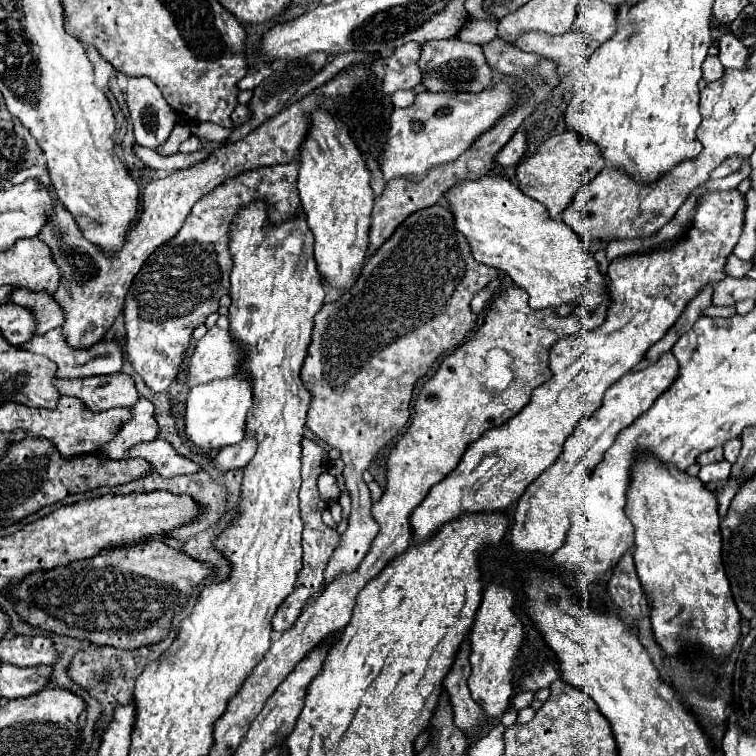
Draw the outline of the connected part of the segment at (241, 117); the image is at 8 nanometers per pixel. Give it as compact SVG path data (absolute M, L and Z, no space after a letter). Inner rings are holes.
M238 104L235 110L233 111L231 118L234 123L234 127L242 125L242 123L248 122L248 119L251 117L251 112L247 105Z

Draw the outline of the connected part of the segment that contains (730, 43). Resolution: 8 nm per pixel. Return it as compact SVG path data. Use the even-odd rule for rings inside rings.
M724 33L720 37L718 45L712 43L710 49L708 49L708 53L711 56L718 55L720 61L722 61L722 65L730 67L730 69L742 69L744 63L746 63L746 59L748 59L748 55L750 55L750 51L732 33ZM718 49L720 49L720 55L718 55Z

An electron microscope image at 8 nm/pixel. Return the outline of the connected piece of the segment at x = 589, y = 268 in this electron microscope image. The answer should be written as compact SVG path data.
M504 177L460 181L446 193L446 201L454 213L456 227L470 243L474 259L508 273L530 295L528 305L532 309L556 309L578 303L592 311L602 303L612 303L606 275L584 249L578 233L572 233L564 221L548 217L546 207L526 197L514 183Z

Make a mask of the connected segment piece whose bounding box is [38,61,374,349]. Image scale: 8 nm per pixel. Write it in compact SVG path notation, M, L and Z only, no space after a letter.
M364 61L364 63L354 65L352 69L342 71L338 77L314 89L310 95L306 95L298 103L282 109L280 113L276 113L276 117L270 117L268 121L264 121L246 137L218 147L216 151L210 153L208 159L188 169L176 171L164 179L156 179L148 183L142 195L142 213L138 215L138 221L134 223L134 227L128 229L126 241L120 251L108 253L108 251L102 251L98 245L92 245L86 237L82 237L78 221L72 219L68 209L64 209L64 205L58 205L56 215L40 231L38 237L48 243L48 247L52 249L52 257L62 271L62 281L54 295L66 313L66 321L62 329L64 329L64 337L68 345L76 349L90 347L104 337L104 333L112 327L114 319L122 311L128 287L132 285L132 279L136 277L144 261L150 257L150 253L156 247L160 247L162 243L166 243L178 233L178 229L184 225L184 219L194 207L194 203L200 201L204 195L208 195L208 191L214 191L224 179L240 175L242 171L296 161L300 157L300 145L304 141L304 135L308 135L308 129L310 129L312 111L326 109L336 115L340 105L350 103L350 93L354 93L356 89L368 83L372 75L372 63L374 61Z

